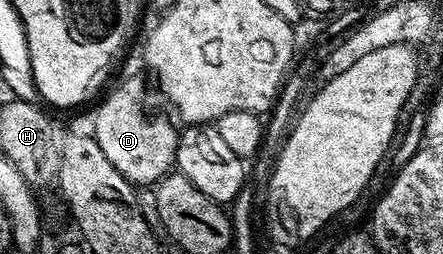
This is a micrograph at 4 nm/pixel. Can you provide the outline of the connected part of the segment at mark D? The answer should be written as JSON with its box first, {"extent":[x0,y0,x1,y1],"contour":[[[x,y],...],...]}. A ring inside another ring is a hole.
{"extent":[90,79,178,188],"contour":[[[140,79],[126,80],[105,97],[104,104],[96,111],[96,120],[90,131],[98,145],[102,145],[102,153],[106,153],[110,165],[114,165],[114,169],[137,188],[151,188],[173,170],[178,127],[160,115],[151,119],[144,112],[144,83]]]}

